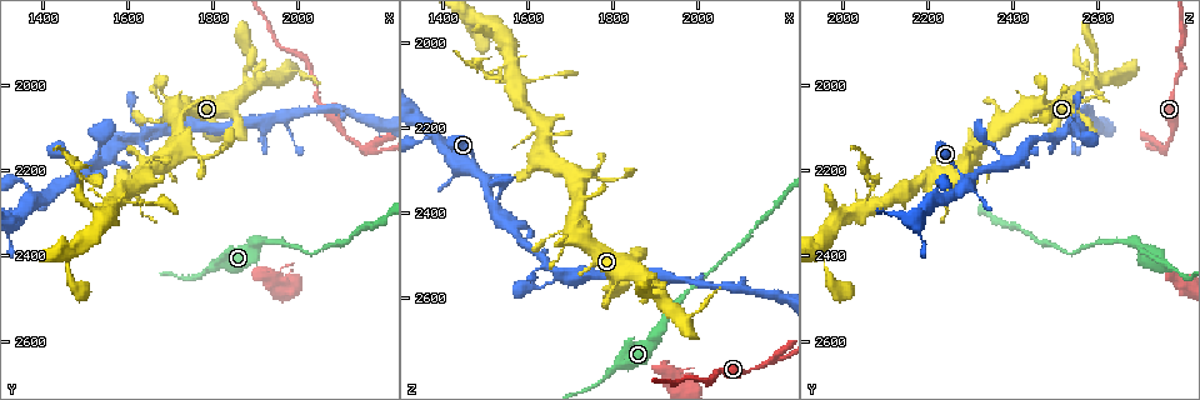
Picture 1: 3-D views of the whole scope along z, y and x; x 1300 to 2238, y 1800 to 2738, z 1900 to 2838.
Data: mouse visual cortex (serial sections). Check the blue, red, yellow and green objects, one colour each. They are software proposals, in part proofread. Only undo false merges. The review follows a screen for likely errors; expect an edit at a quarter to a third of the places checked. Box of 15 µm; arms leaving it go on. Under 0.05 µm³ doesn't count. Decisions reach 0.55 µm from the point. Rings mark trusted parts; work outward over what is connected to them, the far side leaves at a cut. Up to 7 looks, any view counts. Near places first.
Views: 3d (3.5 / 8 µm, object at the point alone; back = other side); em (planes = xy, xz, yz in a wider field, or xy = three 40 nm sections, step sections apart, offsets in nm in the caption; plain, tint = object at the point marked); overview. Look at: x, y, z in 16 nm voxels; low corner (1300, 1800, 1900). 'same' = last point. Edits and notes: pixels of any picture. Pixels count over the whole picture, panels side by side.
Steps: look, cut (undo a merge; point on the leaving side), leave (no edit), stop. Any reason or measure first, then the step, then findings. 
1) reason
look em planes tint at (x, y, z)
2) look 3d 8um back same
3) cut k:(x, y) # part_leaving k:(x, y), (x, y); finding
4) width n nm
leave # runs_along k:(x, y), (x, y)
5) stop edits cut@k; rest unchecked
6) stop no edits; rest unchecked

four-way junction
look em xy step 3 tint at (1895, 1995, 2590)

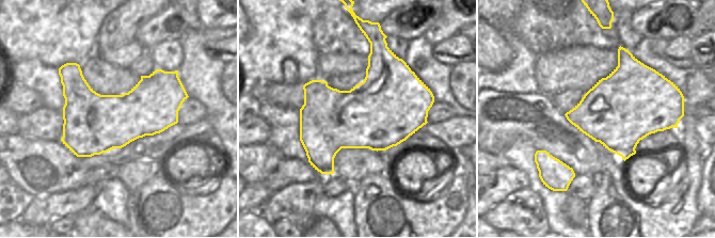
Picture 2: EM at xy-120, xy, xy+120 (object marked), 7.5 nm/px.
wider look
look 3d 3.5um same

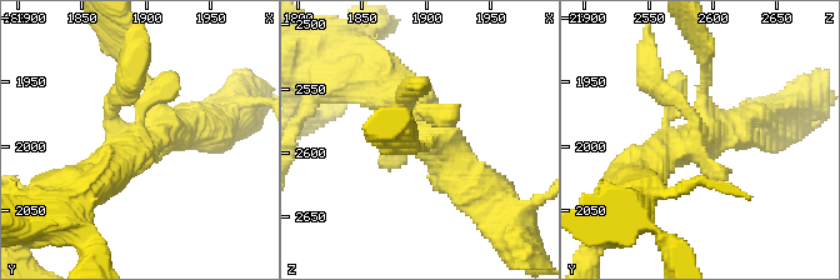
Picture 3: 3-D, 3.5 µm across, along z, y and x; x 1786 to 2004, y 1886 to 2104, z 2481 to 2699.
leave # runs_along 3:(374, 84), (481, 189); one cell here

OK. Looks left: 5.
sudden change in width
look 3d 3.5um at (1625, 2095, 2530)

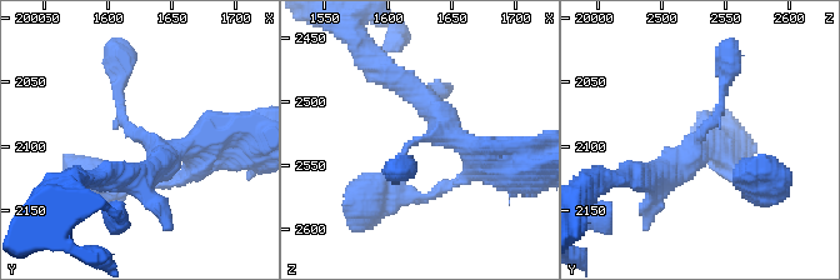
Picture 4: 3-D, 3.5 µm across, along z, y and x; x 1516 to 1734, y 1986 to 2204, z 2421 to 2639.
look em xy step 1 tint at (1624, 2094, 2530)

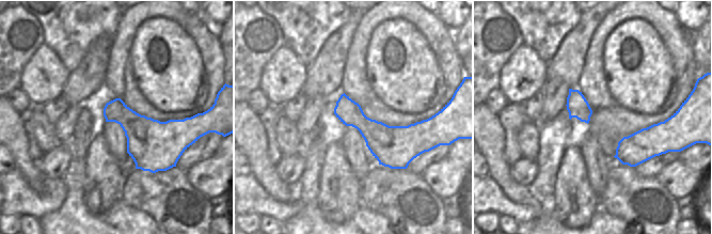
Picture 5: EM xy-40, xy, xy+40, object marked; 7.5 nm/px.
leave # runs_along 4:(656, 175), (691, 155), (720, 109), (730, 64); all the same cell

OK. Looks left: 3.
abrupt turn
look 3d 8um at (1800, 2425, 2770)

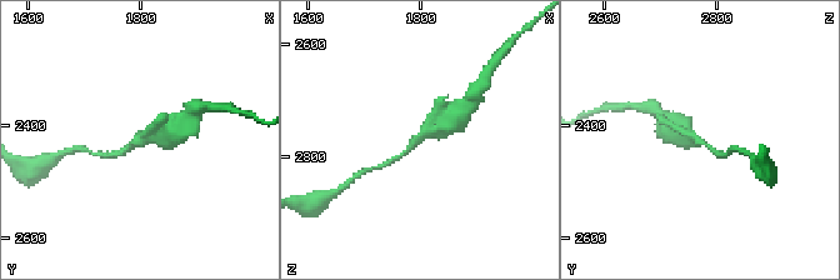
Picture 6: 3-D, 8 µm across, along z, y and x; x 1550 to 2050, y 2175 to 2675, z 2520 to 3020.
closer look
look 3d 3.5um back at (1800, 2425, 2765)

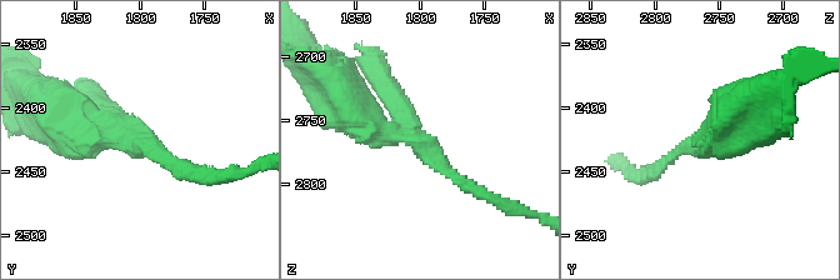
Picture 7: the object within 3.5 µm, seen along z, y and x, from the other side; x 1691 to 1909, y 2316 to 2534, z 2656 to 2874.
now the EM
look em xy step 2 tint at (1800, 2424, 2766)

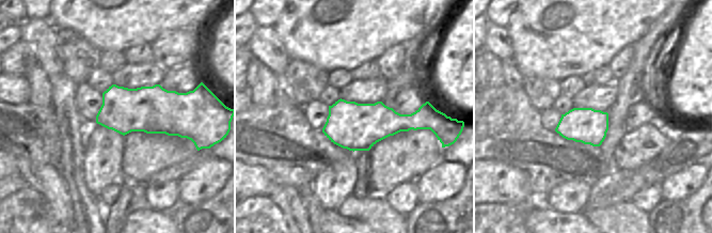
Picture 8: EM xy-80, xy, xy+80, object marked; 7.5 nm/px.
leave # runs_along 7:(344, 96), (474, 189); all the same cell

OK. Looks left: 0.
stop no edits; rest unchecked

